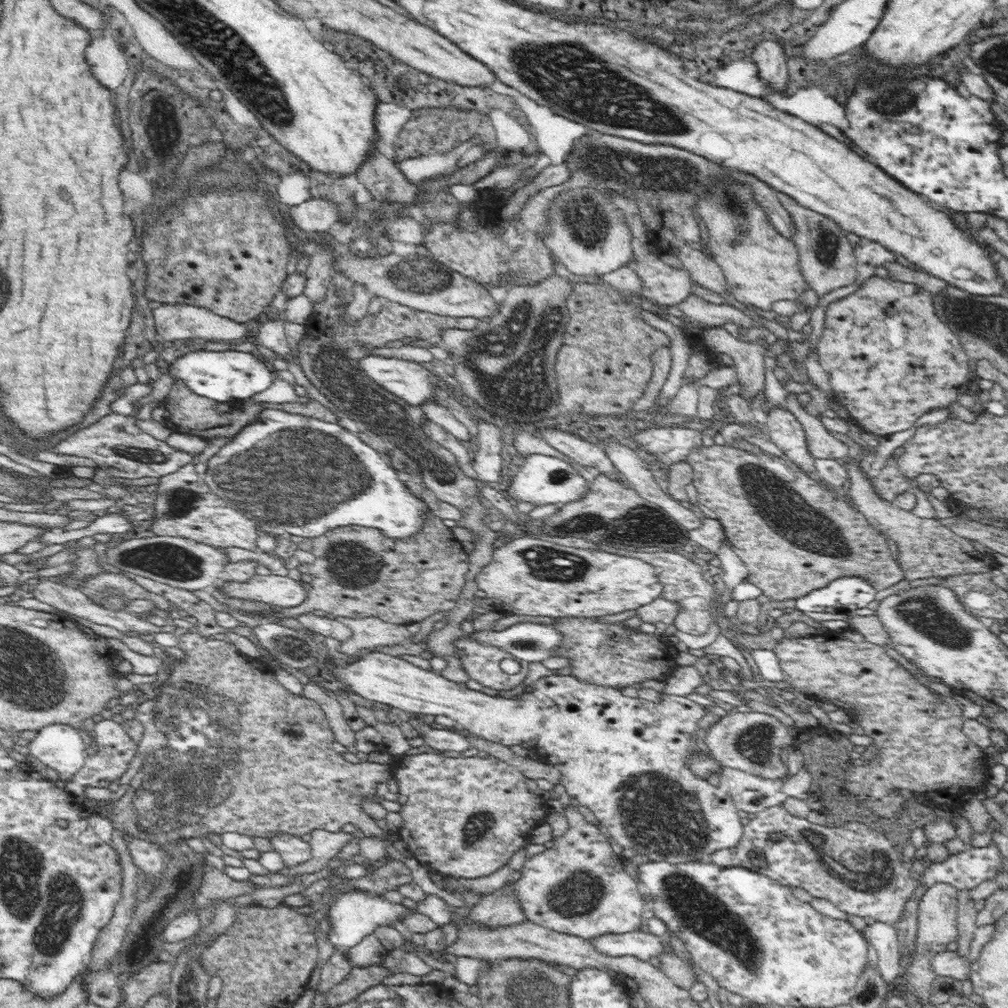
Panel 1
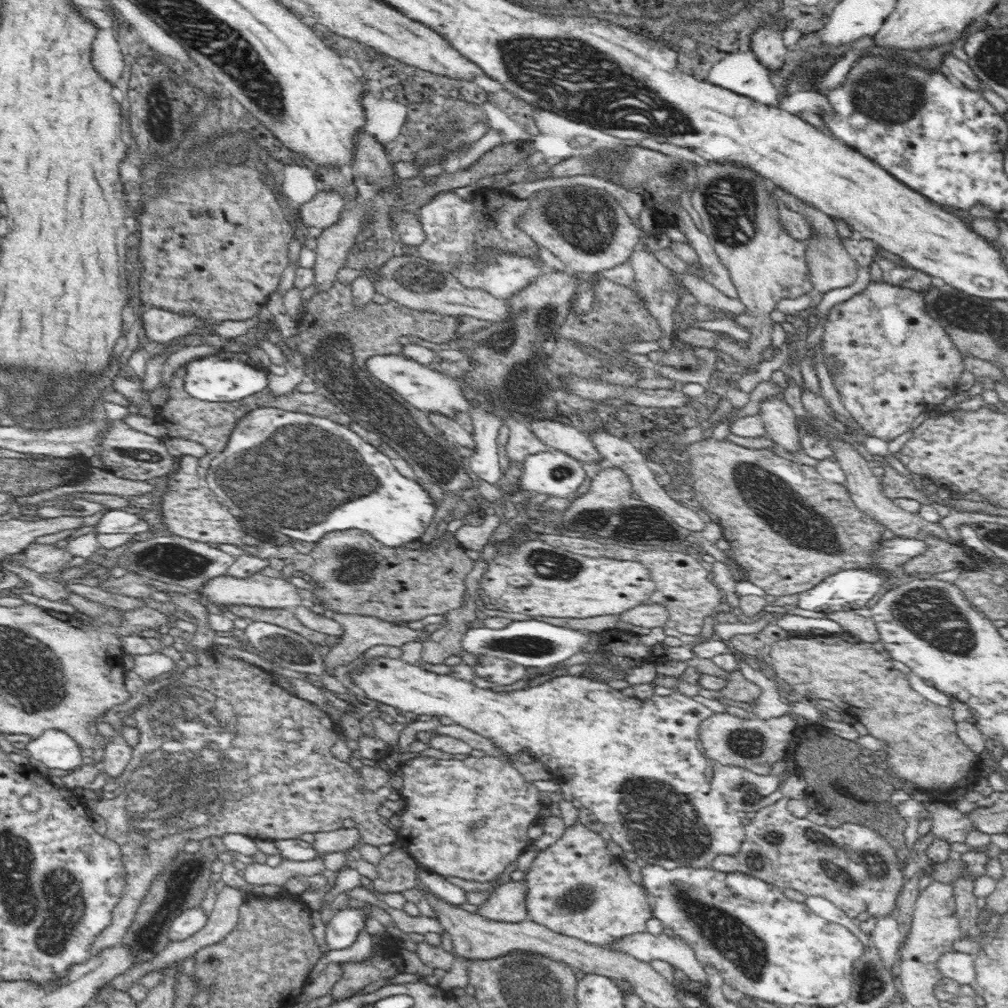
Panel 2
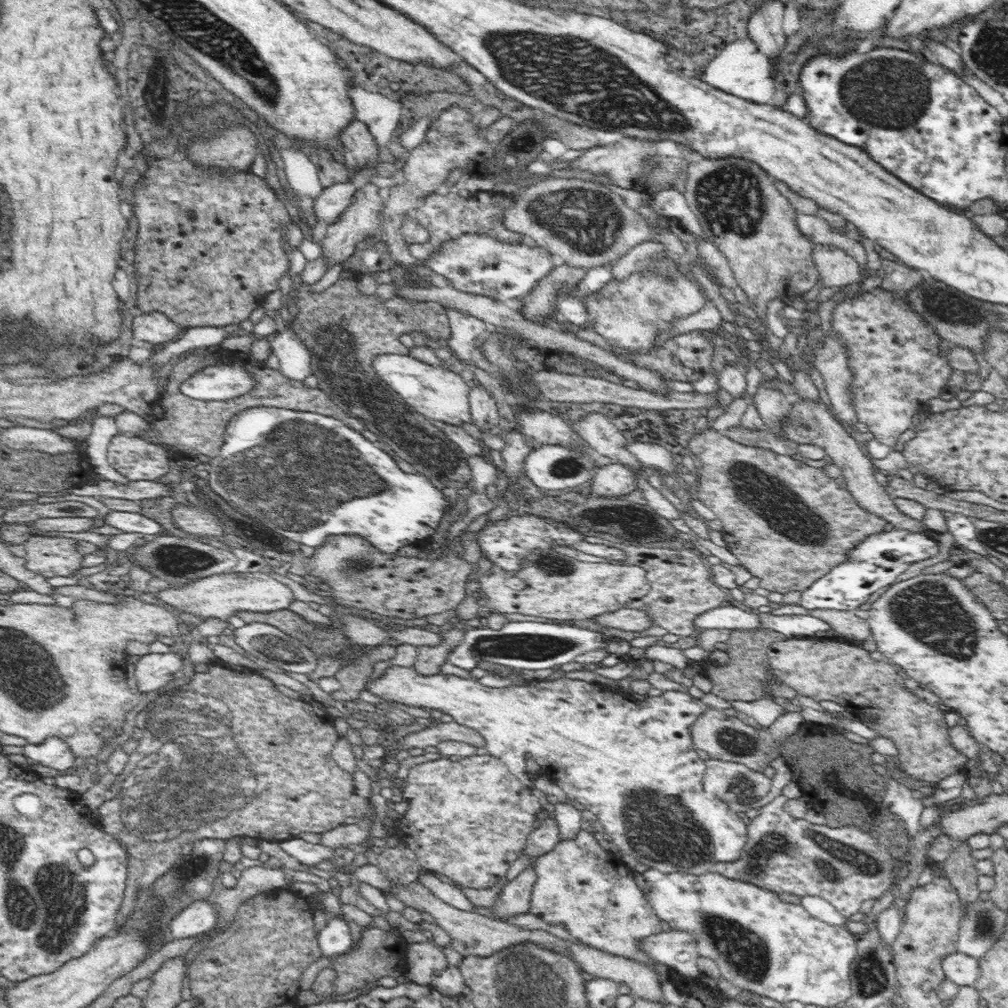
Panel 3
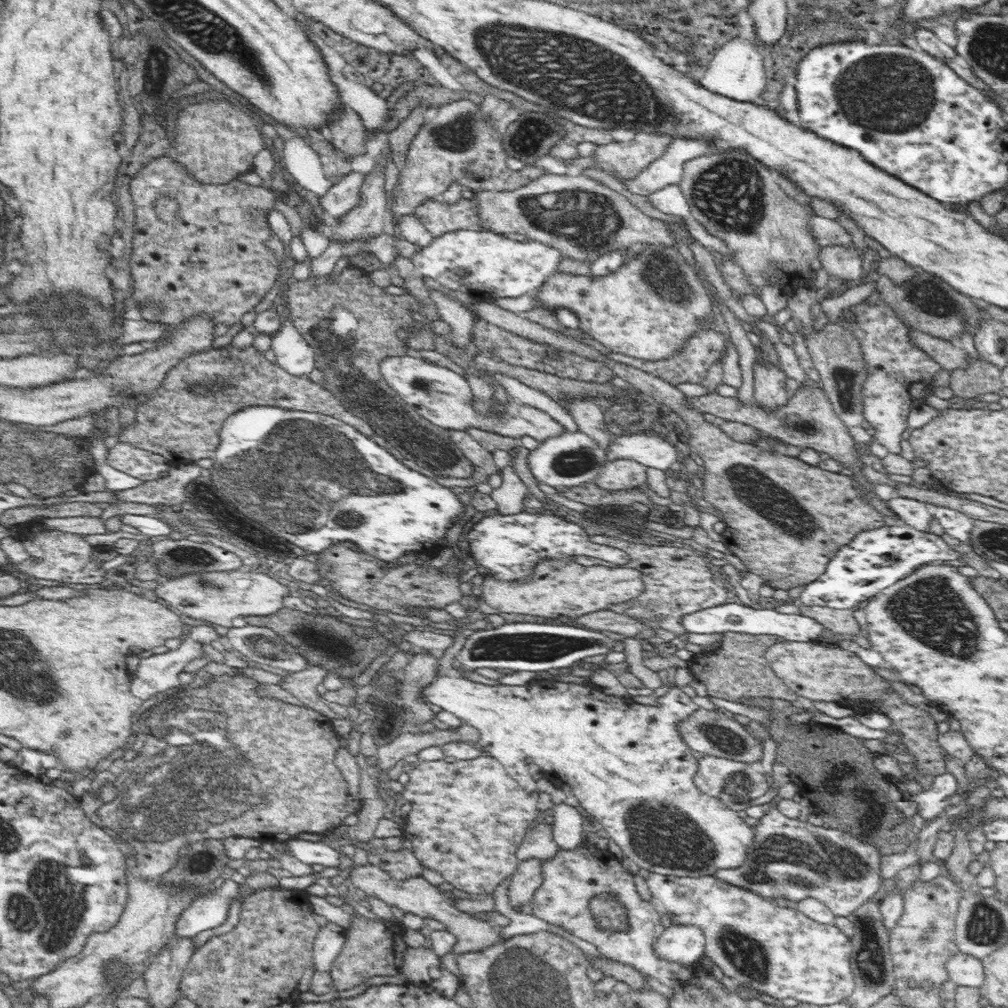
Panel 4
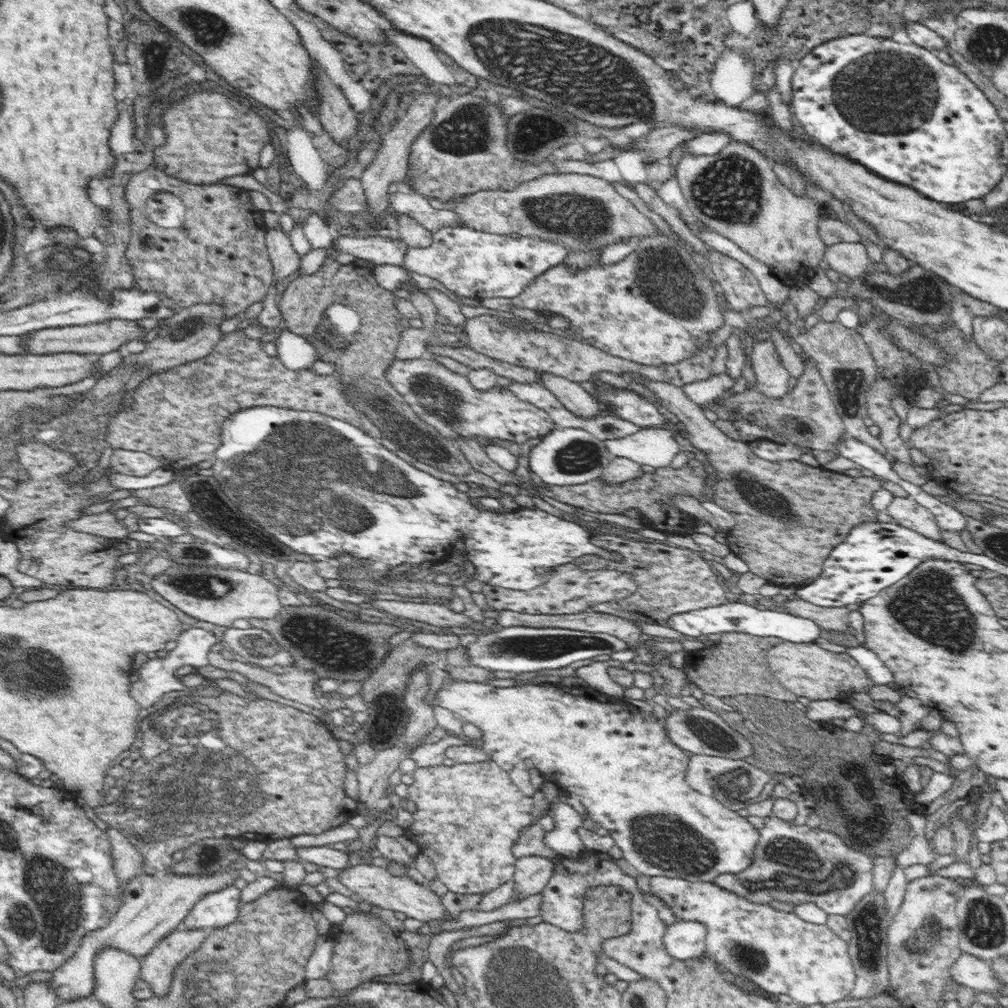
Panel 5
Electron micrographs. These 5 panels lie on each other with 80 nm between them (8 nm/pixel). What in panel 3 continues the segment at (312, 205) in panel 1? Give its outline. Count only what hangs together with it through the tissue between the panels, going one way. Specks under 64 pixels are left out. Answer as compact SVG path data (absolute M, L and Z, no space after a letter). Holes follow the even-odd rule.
M351 180L324 187L322 194L314 199L314 212L318 221L328 225L335 223L356 200L357 192L358 189Z

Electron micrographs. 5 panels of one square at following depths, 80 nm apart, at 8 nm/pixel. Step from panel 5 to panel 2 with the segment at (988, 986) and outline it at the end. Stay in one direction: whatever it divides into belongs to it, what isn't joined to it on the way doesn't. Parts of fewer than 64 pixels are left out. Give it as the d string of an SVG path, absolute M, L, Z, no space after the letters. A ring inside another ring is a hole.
M949 950L937 958L937 969L943 977L952 979L958 984L971 984L976 973L974 956L963 952Z

